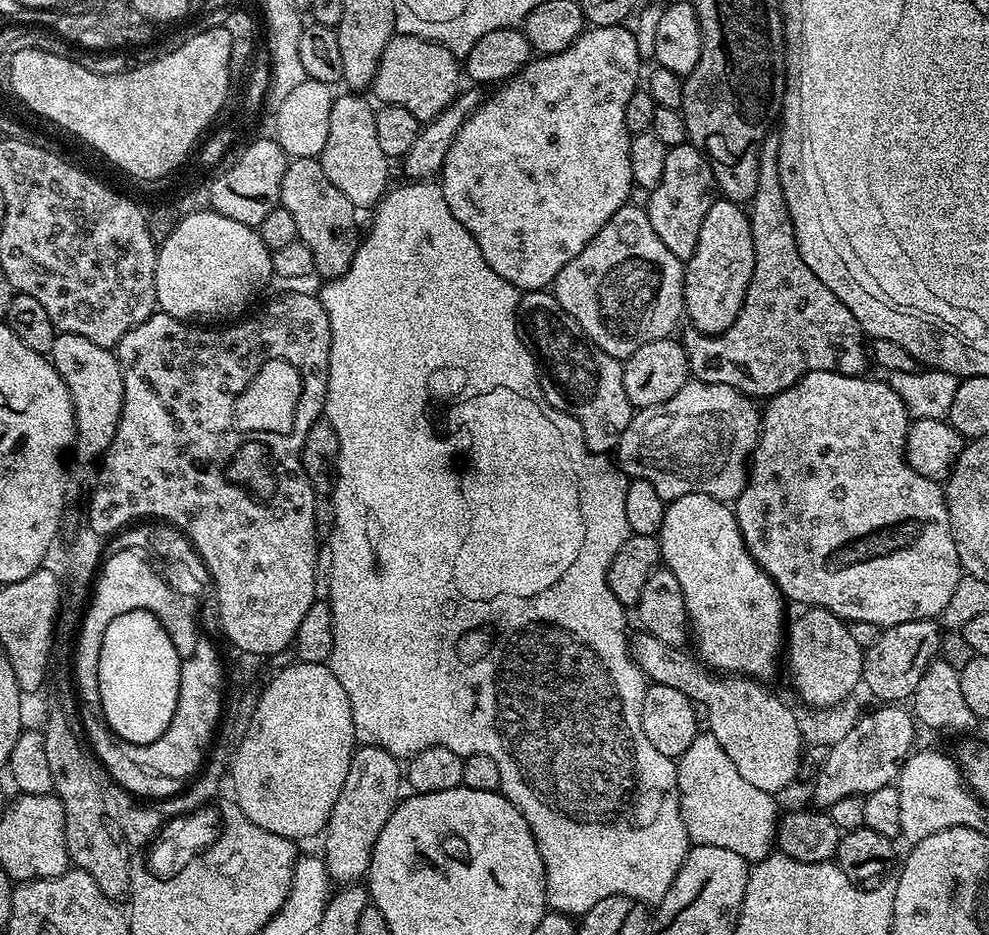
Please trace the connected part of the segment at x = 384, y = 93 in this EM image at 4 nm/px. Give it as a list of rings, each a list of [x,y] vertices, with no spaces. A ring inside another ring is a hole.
[[[394,34],[390,42],[386,42],[386,50],[382,50],[370,92],[380,99],[381,105],[402,106],[402,110],[410,110],[414,118],[427,122],[442,114],[456,99],[462,88],[460,80],[461,65],[449,48],[417,36]]]

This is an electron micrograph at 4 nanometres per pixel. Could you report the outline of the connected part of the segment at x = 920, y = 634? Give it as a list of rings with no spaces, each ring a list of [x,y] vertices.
[[[935,619],[902,622],[893,628],[883,629],[878,642],[874,642],[874,646],[870,646],[864,653],[863,687],[865,689],[868,687],[880,699],[877,700],[880,702],[911,701],[914,690],[918,690],[918,682],[922,682],[922,676],[926,674],[926,670],[930,667],[932,661],[940,655],[941,635],[941,625]]]

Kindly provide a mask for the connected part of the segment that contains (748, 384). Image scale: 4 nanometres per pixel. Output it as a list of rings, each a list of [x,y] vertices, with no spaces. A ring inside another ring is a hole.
[[[770,134],[760,143],[758,178],[756,179],[756,189],[750,201],[750,219],[752,221],[752,237],[754,238],[754,274],[750,278],[750,286],[746,290],[744,305],[738,314],[738,318],[728,329],[718,333],[717,336],[706,336],[691,326],[685,327],[684,336],[682,335],[682,343],[686,350],[686,358],[688,359],[688,370],[695,379],[706,382],[707,384],[730,386],[734,390],[743,392],[745,396],[753,398],[759,398],[759,396],[764,396],[763,398],[774,397],[782,390],[794,386],[807,372],[837,372],[838,374],[846,374],[847,376],[863,376],[869,371],[867,369],[868,364],[870,368],[870,348],[866,343],[866,334],[860,329],[860,324],[854,318],[854,314],[850,314],[850,310],[846,310],[846,306],[842,306],[842,302],[838,302],[834,290],[830,290],[830,286],[826,286],[826,282],[822,282],[817,278],[814,270],[810,270],[810,266],[806,266],[806,262],[802,262],[802,254],[796,245],[796,235],[794,234],[794,226],[790,218],[790,210],[786,206],[786,194],[782,194],[782,178],[780,177],[778,162],[776,161],[779,153],[779,135]]]

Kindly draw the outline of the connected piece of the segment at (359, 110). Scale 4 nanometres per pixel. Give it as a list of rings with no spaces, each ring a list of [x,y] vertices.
[[[337,95],[332,101],[330,110],[329,133],[326,137],[325,148],[318,157],[322,170],[326,170],[326,178],[350,198],[357,210],[371,209],[380,203],[384,193],[389,191],[388,164],[390,157],[382,154],[378,146],[378,134],[374,131],[376,117],[373,105],[363,100],[363,95]]]

